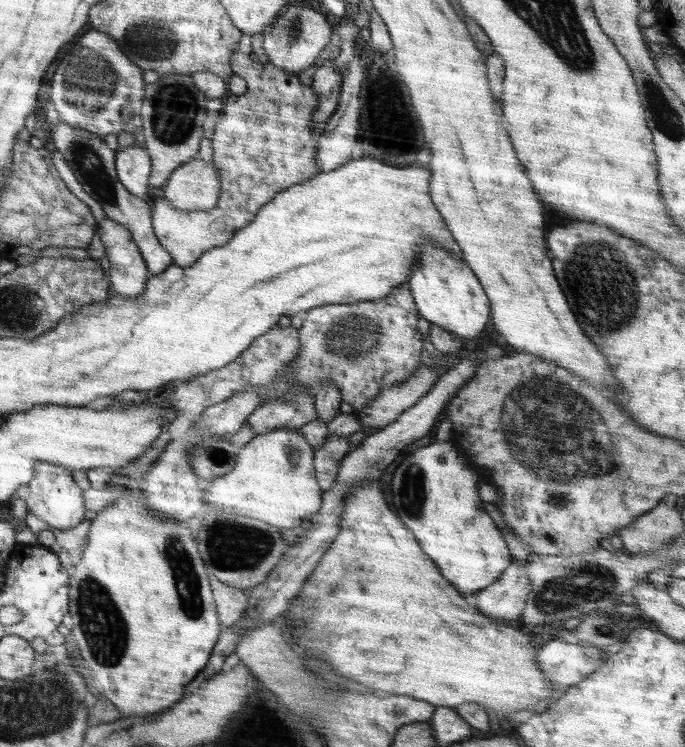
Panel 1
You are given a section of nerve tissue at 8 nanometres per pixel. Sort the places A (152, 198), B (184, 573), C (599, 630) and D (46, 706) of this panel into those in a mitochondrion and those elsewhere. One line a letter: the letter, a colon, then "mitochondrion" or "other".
A: other
B: mitochondrion
C: mitochondrion
D: mitochondrion

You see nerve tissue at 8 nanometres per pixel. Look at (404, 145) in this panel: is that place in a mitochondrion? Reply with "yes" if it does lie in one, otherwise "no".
no

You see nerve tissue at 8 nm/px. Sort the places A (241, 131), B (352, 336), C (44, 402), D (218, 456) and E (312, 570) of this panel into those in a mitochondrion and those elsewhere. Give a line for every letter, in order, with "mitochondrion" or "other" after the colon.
A: other
B: mitochondrion
C: other
D: mitochondrion
E: other

